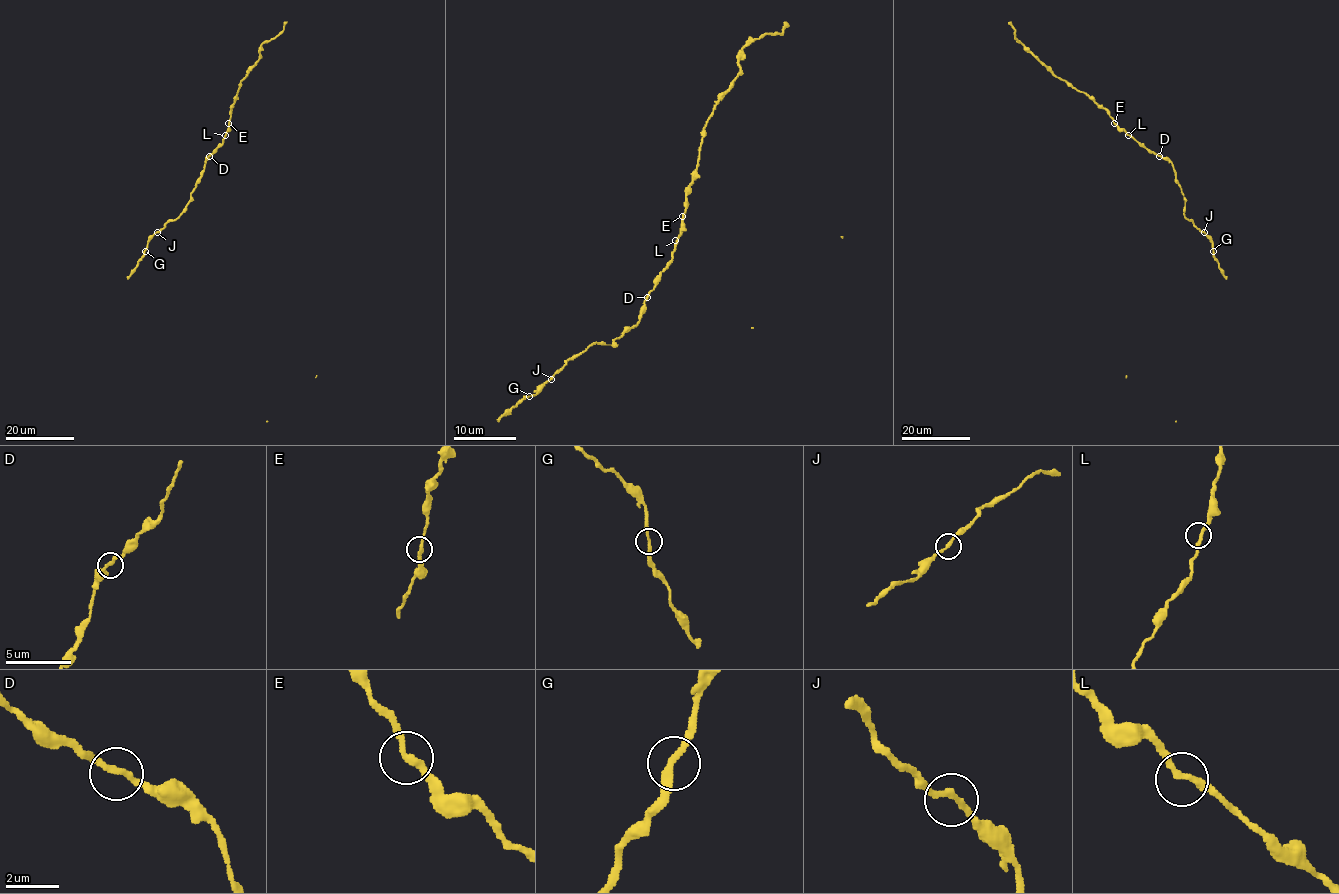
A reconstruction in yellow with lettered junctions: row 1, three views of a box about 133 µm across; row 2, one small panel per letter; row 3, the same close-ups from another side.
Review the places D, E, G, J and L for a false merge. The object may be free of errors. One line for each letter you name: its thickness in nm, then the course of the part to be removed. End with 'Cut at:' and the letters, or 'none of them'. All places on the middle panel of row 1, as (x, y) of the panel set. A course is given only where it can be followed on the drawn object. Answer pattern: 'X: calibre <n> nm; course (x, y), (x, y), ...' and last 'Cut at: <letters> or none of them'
Cut at: none of them

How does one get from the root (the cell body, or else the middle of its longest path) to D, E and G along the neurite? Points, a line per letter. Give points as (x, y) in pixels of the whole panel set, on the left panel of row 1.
D: (185, 207), (209, 156)
E: (185, 207), (205, 161), (223, 142), (228, 123)
G: (185, 207), (177, 218), (169, 220), (152, 237), (145, 251)

